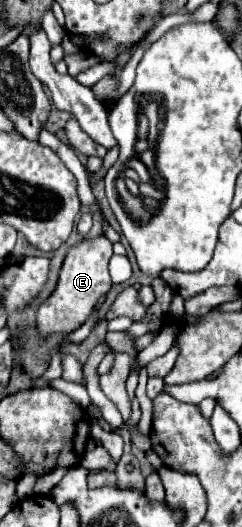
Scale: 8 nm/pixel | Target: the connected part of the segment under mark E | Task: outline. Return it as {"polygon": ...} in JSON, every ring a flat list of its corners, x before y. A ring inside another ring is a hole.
{"polygon":[[102,234,94,240,84,240,84,246,74,246,64,258,62,272,54,294,38,308,38,328,42,334,72,332,84,324,96,302,110,290,108,260,112,256,112,242]]}

